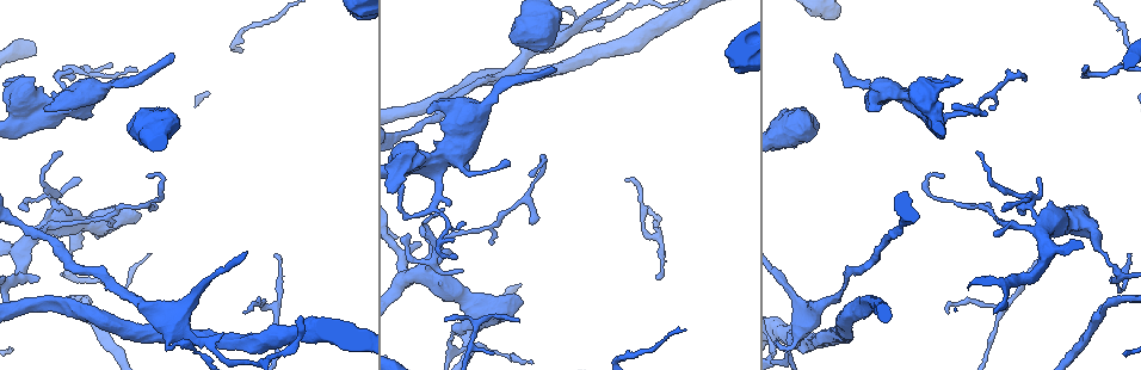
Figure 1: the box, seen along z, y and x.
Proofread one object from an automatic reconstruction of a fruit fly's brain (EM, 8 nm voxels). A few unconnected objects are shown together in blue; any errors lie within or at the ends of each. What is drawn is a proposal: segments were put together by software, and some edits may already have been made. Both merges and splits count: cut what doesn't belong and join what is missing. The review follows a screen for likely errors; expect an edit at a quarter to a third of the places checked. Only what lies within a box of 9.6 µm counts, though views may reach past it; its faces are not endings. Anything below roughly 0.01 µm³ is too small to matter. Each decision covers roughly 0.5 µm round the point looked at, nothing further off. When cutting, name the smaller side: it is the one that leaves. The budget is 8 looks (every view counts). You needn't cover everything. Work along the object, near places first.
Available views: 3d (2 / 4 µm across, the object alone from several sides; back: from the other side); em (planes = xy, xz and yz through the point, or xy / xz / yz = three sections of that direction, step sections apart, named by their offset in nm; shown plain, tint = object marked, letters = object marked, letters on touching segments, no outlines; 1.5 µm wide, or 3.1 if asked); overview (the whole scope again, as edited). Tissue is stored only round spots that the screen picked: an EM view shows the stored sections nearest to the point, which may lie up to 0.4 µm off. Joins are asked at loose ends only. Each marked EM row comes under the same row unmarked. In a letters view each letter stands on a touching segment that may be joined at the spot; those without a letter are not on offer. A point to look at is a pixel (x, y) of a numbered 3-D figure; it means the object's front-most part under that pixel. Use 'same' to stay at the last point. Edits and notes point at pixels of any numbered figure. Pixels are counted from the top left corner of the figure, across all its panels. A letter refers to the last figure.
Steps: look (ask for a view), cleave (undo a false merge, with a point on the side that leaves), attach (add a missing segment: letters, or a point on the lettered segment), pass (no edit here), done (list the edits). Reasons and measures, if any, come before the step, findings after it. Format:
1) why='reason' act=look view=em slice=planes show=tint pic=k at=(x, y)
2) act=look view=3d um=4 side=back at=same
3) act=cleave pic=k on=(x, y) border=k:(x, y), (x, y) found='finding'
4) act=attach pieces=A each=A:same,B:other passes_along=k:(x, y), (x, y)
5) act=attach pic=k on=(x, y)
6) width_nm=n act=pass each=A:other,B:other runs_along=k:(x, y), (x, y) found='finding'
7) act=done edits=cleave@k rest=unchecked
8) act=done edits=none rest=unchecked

why='free end' act=look view=3d um=2 pic=1 at=(170, 53)

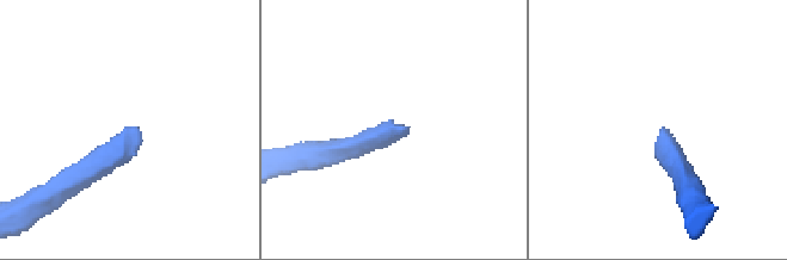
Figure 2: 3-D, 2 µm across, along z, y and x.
why='need the tissue' act=look view=em slice=planes show=tint pic=2 at=(666, 131)

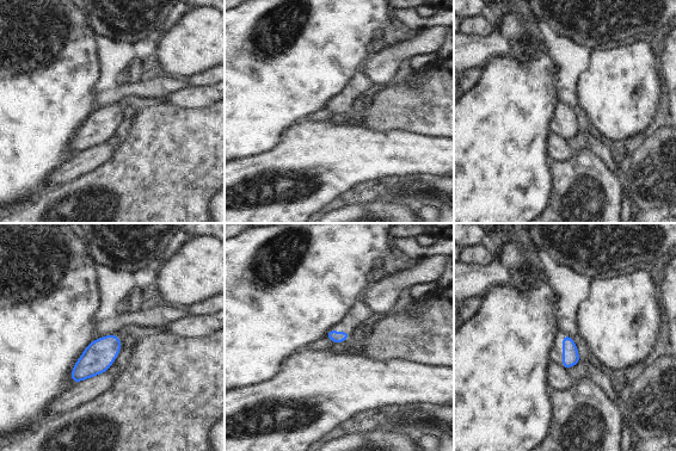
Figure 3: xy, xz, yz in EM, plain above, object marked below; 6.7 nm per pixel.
act=look view=em slice=planes show=letters at=same

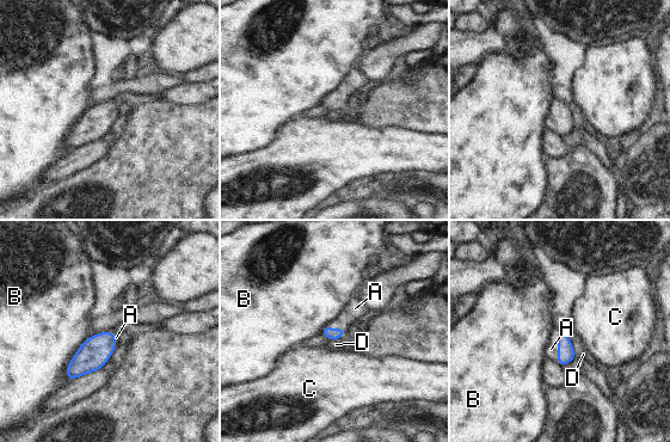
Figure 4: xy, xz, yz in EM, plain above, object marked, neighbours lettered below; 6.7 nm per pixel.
longest_contact=B:340nm act=attach pieces=A each=A:same,B:other,C:other,D:other found='it goes on there'

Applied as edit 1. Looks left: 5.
act=look view=overview

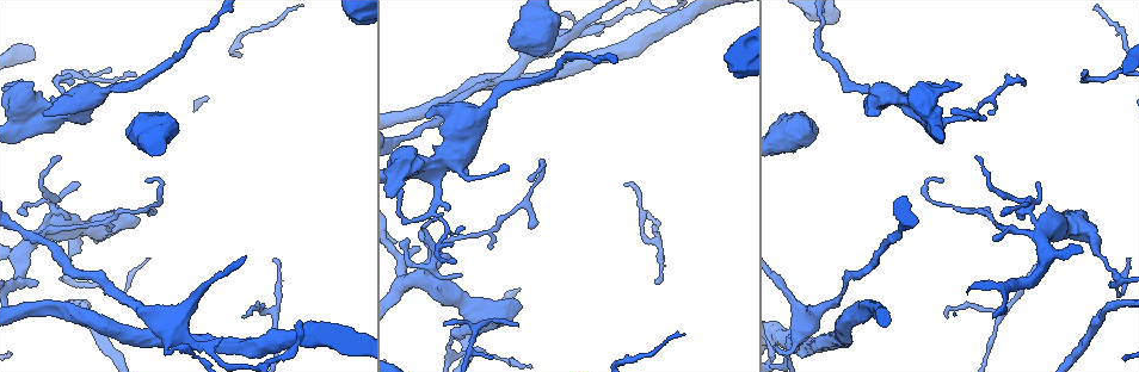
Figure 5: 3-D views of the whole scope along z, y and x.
why='thick turns thin' act=look view=3d um=2 pic=5 at=(60, 106)

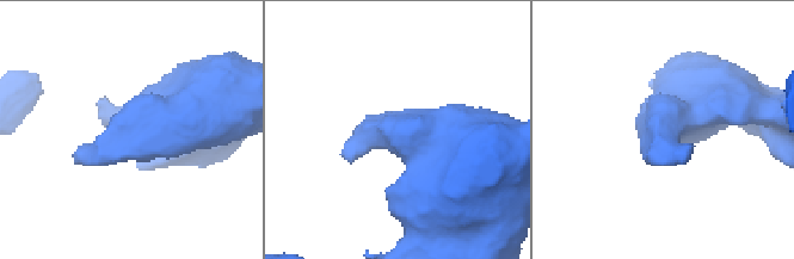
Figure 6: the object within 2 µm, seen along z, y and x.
why='shape alone is not enough' act=look view=em slice=xz step=4 show=tint pic=6 at=(124, 132)

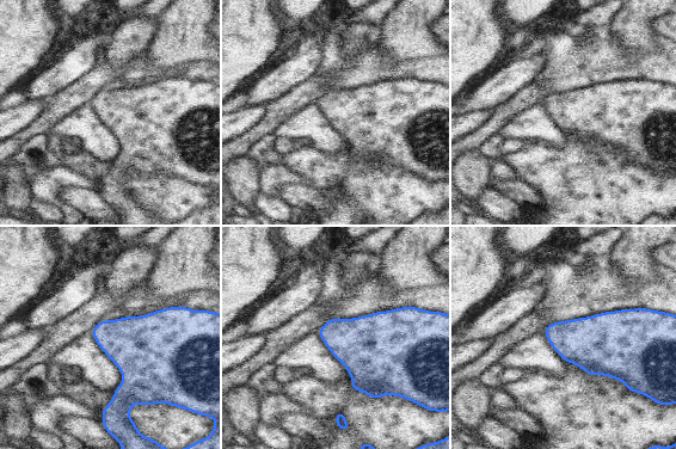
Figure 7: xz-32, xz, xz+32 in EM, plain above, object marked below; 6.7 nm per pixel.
act=look view=em slice=planes show=letters at=same

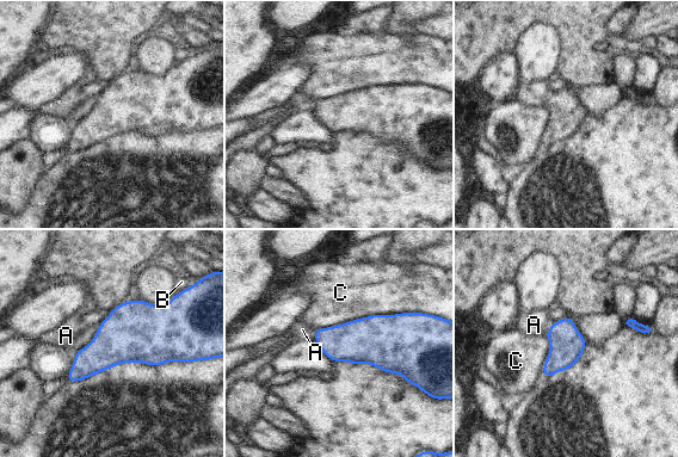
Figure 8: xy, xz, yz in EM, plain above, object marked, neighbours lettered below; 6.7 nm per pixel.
act=pass each=A:other,B:other,C:other border=8:(415, 312), (373, 314), (316, 329) found='one cell here'

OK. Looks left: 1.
why='tapers out' act=look view=em slice=planes show=letters pic=5 at=(241, 316)

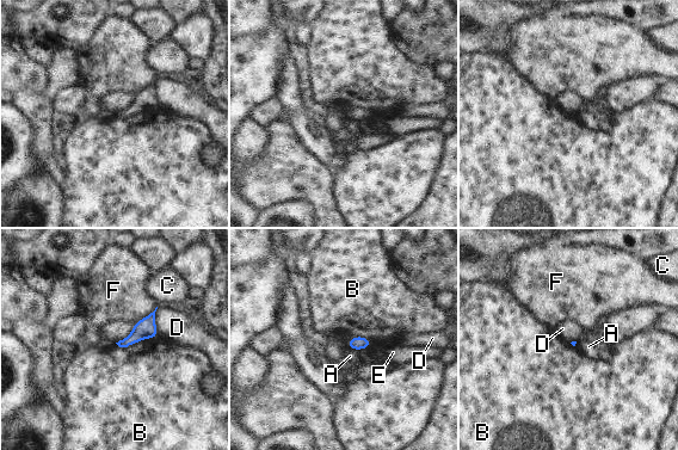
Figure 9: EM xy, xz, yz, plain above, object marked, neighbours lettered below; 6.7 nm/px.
act=pass each=A:other,B:other,C:other,D:other,E:other,F:other border=9:(156, 307), (155, 328), (159, 336) found='none of them fits'

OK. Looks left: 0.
act=done edits=attach@4 rest=unchecked

